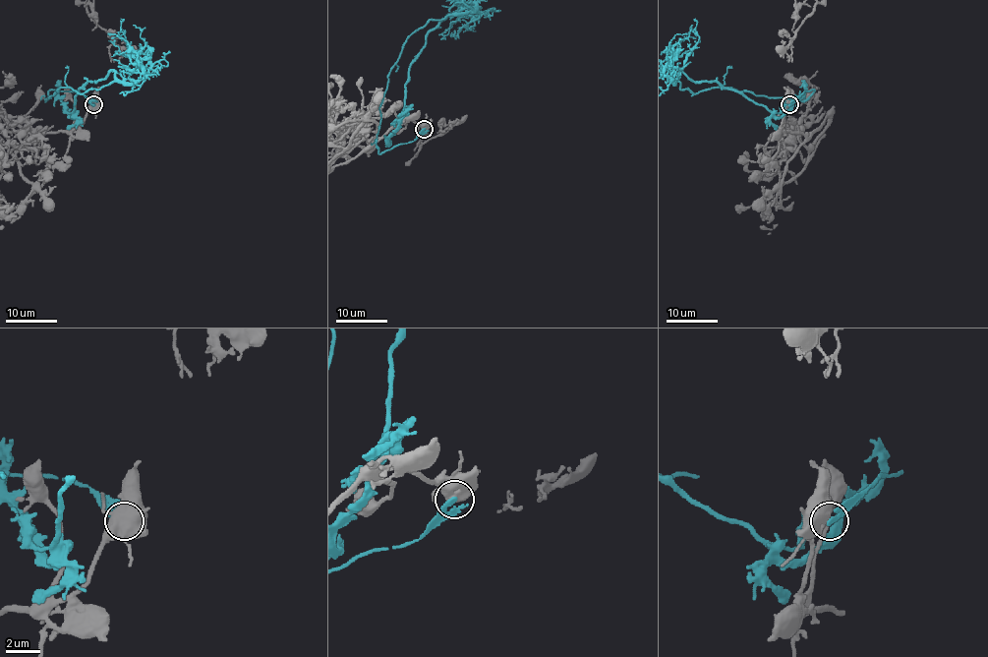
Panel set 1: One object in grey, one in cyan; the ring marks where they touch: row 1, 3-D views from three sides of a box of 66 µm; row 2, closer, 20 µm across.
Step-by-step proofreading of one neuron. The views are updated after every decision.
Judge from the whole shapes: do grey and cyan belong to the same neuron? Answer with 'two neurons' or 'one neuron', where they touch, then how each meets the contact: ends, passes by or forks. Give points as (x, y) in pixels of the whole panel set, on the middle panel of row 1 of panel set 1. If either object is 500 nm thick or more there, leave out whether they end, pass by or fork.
two neurons; at (424, 129)

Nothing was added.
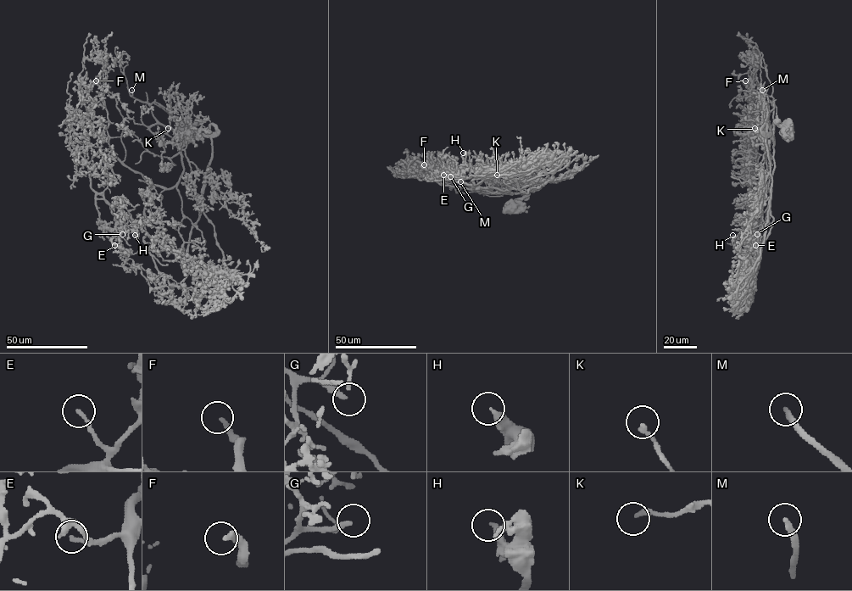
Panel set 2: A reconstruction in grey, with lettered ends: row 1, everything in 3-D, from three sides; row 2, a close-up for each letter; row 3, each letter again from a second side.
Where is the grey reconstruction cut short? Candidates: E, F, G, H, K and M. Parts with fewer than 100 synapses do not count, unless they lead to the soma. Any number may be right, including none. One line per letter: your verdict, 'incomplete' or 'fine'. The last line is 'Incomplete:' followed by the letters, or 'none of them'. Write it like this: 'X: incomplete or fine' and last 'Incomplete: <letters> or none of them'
E: incomplete
F: fine
G: incomplete
H: fine
K: fine
M: incomplete
Incomplete: E, G, M

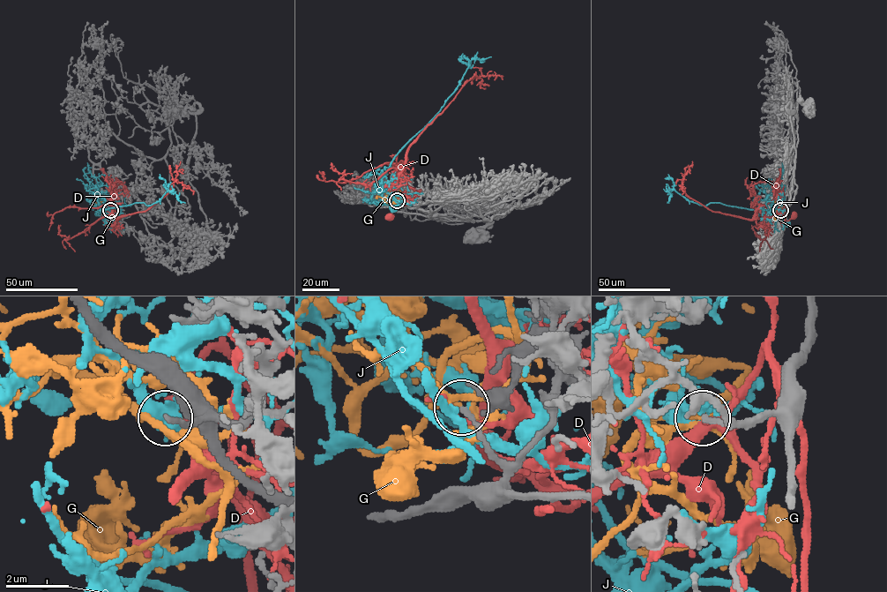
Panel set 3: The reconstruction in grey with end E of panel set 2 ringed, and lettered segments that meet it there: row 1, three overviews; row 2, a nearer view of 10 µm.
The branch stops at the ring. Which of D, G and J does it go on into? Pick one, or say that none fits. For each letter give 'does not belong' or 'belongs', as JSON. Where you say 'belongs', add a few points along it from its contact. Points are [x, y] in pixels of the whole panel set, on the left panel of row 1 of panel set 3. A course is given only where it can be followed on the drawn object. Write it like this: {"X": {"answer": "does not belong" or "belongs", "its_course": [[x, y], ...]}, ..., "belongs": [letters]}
{"D": {"answer": "does not belong"}, "G": {"answer": "belongs", "its_course": [[110, 210], [99, 204], [94, 206]]}, "J": {"answer": "does not belong"}, "belongs": ["G"]}

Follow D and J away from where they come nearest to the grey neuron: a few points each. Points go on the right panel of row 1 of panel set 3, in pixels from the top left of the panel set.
D: (782, 210), (784, 207), (786, 221), (793, 216)
J: (781, 210), (778, 207), (774, 210), (787, 223)

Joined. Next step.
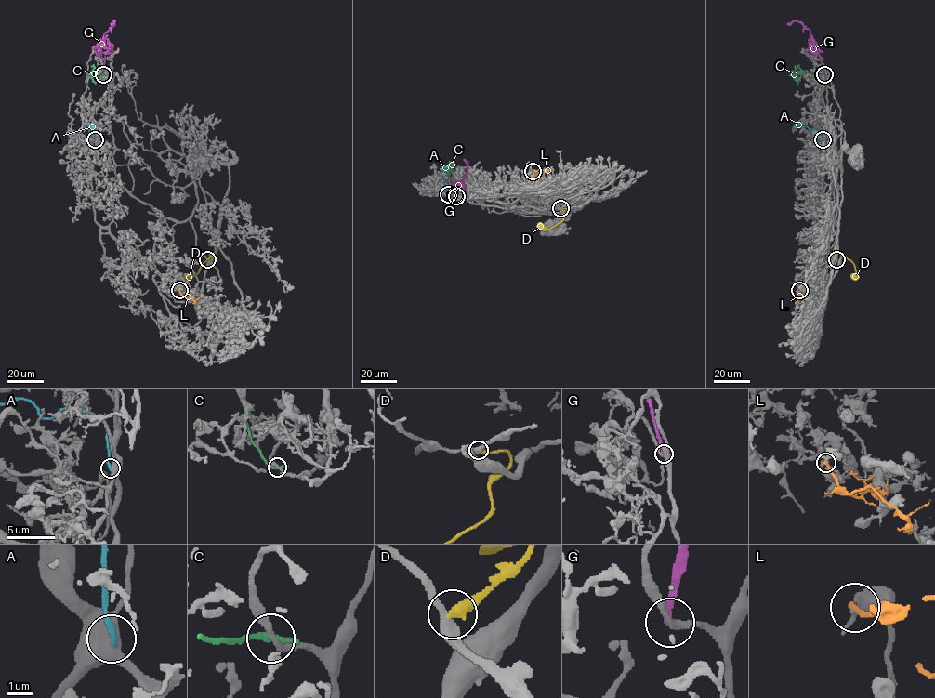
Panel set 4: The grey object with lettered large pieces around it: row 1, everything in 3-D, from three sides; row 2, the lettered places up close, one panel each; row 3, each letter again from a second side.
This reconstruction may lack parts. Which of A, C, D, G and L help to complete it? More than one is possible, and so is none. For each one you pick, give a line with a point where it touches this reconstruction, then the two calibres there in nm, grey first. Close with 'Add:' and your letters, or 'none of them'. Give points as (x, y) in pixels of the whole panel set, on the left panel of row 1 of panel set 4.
G: contact (103, 74); calibres 220 and 240 nm
Add: G

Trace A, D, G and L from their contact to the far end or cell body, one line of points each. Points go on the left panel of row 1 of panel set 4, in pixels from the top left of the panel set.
A: (95, 139), (92, 128), (88, 127), (95, 126)
D: (207, 259), (196, 274), (184, 277)
G: (102, 75), (100, 46), (104, 33), (115, 20), (111, 23)
L: (179, 290), (194, 303)

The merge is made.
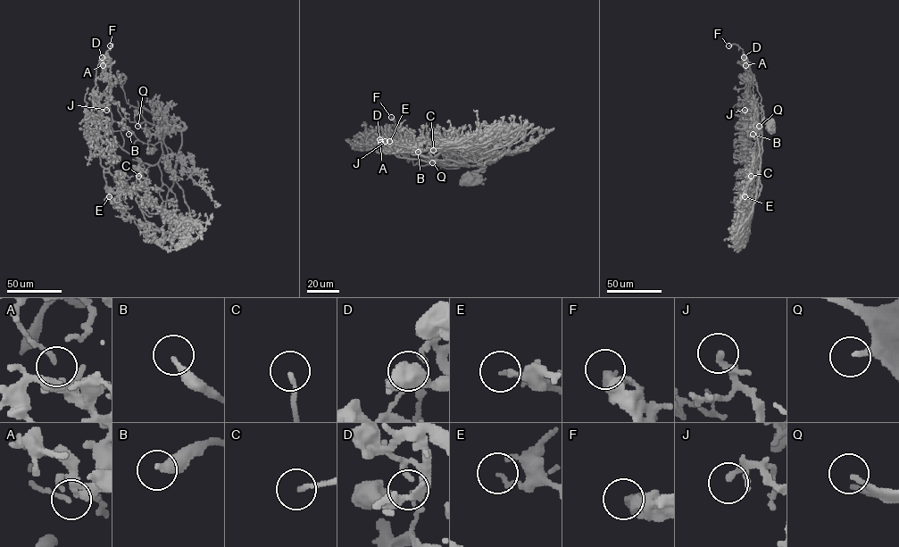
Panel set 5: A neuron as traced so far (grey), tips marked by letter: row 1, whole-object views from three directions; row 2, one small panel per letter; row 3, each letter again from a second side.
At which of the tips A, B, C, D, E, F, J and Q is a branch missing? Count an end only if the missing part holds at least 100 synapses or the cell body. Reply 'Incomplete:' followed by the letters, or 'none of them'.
Incomplete: B, C, J, Q

